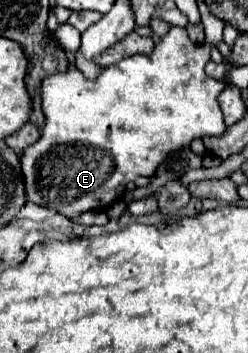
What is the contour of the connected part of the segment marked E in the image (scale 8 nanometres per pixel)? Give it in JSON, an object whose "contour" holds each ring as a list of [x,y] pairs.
{"contour":[[[170,26],[152,54],[134,54],[116,66],[106,66],[96,80],[86,80],[76,66],[70,66],[66,74],[46,76],[42,82],[46,126],[40,140],[22,154],[28,202],[54,208],[68,218],[76,218],[88,210],[104,210],[114,198],[122,196],[128,182],[140,176],[154,176],[172,152],[190,146],[196,138],[220,138],[226,126],[218,106],[218,94],[226,84],[204,72],[210,50],[210,44],[192,44],[186,28]]]}

